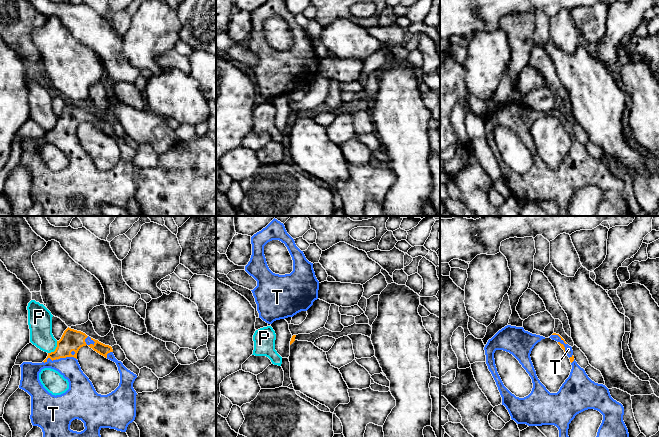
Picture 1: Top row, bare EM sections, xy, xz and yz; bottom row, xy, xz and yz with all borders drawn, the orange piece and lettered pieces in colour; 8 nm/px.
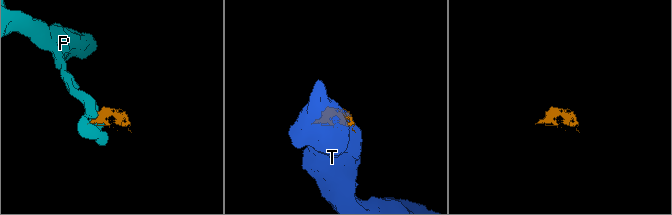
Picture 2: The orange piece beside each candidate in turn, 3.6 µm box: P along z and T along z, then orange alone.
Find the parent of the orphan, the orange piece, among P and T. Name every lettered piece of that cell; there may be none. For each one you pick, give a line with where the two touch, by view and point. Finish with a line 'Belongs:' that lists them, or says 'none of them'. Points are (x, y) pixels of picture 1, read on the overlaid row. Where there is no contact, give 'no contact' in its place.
T: meets orange in xy at (59, 358)
Belongs: T

